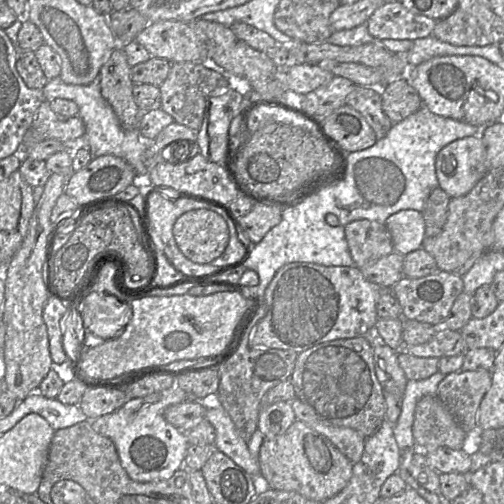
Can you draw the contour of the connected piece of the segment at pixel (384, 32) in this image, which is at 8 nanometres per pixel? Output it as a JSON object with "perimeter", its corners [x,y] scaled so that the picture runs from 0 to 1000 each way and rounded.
{"perimeter":[[[792,2],[746,18],[726,44],[744,79],[827,79],[857,69],[869,42],[808,20]]]}

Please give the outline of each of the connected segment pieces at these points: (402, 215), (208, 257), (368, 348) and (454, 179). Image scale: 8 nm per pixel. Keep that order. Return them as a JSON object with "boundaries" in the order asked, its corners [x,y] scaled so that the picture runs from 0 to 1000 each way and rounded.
{"boundaries":[[[[819,415],[790,419],[768,433],[764,446],[784,500],[804,508],[837,490],[845,470],[837,421]]],[[[397,413],[371,419],[351,433],[343,468],[371,514],[385,522],[415,524],[448,494],[454,452],[431,421]]],[[[722,667],[651,677],[591,700],[575,756],[587,788],[643,841],[696,849],[732,867],[754,851],[762,835],[762,774],[744,740],[740,688]]],[[[954,270],[903,278],[879,292],[863,315],[871,371],[893,393],[921,389],[964,345],[964,294]]]]}

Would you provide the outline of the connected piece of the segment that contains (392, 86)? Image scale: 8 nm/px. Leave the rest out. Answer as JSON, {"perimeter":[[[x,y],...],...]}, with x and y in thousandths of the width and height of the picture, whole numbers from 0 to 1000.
{"perimeter":[[[802,155],[756,173],[754,192],[758,218],[780,246],[800,240],[837,210],[827,179]]]}

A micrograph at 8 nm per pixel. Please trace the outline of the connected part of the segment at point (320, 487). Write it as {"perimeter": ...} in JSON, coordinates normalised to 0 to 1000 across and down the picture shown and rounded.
{"perimeter":[[[595,833],[560,861],[524,867],[510,911],[532,968],[585,976],[631,998],[665,984],[690,960],[702,923],[649,867]]]}

